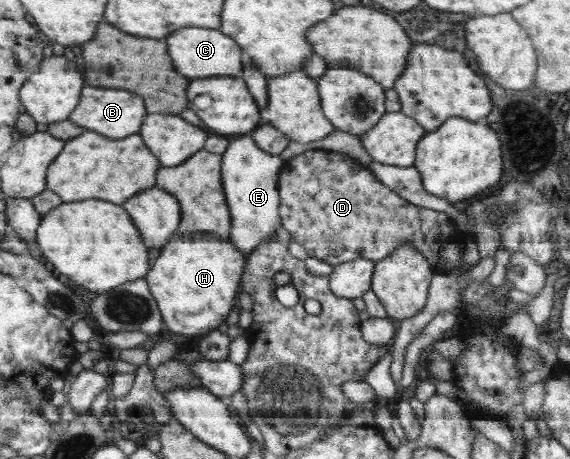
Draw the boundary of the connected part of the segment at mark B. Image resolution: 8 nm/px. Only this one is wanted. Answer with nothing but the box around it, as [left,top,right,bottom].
[73,87,149,139]

